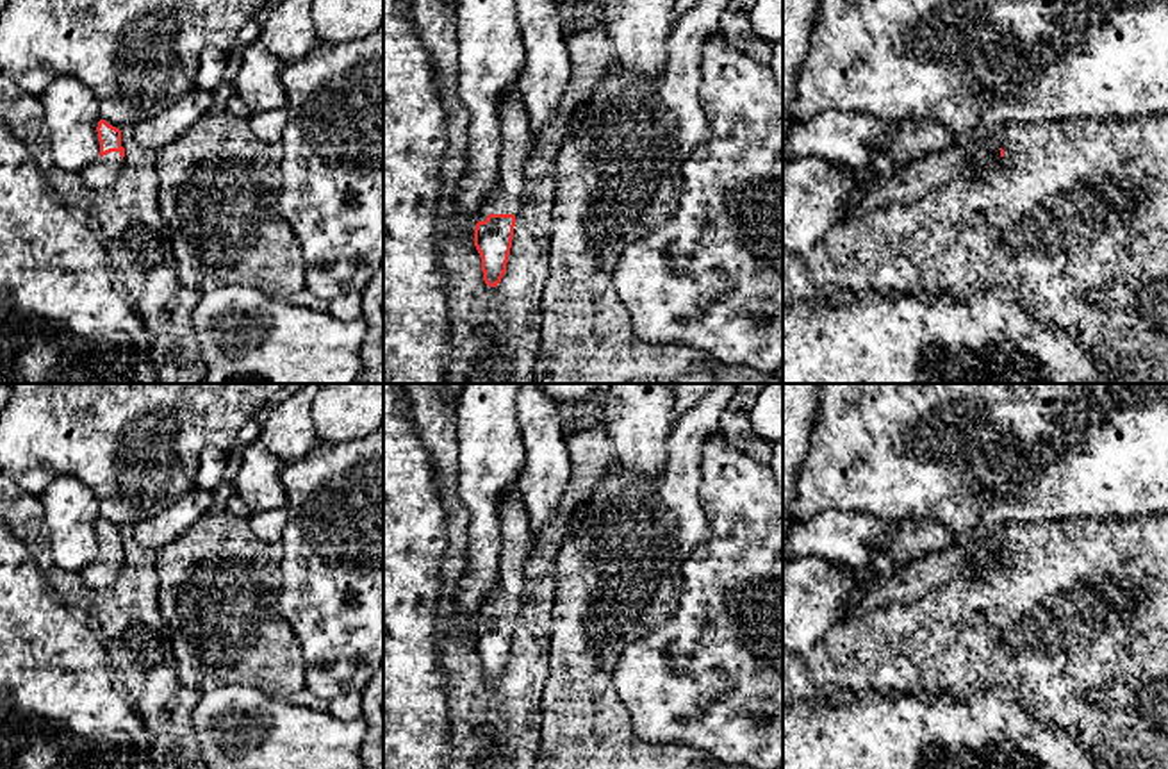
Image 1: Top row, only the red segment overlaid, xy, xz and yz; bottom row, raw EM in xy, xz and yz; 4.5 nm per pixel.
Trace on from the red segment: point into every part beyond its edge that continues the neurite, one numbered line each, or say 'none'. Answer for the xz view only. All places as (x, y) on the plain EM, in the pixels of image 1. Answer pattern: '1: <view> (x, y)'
1: xz (516, 537)

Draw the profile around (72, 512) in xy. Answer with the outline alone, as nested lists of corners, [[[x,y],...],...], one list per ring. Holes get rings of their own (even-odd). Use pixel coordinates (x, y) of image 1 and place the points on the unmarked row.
[[[57,476],[39,496],[50,530],[55,566],[78,573],[100,557],[100,503],[93,491],[73,476]]]

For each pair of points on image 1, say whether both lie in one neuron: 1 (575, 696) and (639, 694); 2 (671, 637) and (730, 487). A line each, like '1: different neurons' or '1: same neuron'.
1: different neurons
2: same neuron

